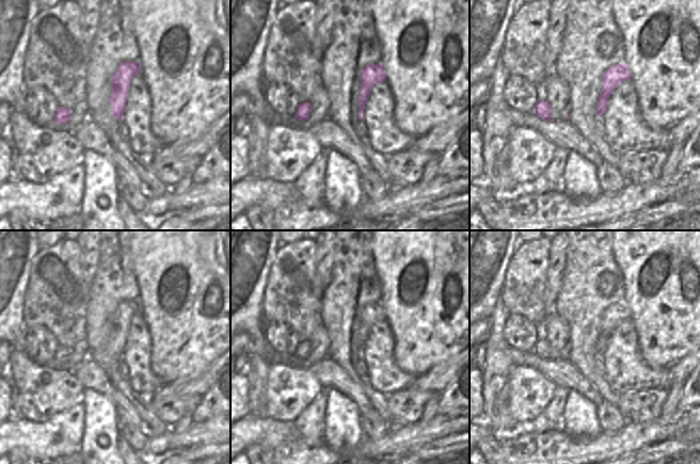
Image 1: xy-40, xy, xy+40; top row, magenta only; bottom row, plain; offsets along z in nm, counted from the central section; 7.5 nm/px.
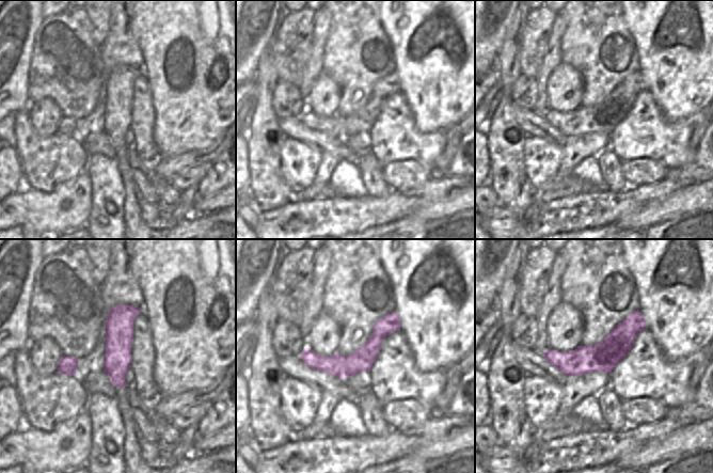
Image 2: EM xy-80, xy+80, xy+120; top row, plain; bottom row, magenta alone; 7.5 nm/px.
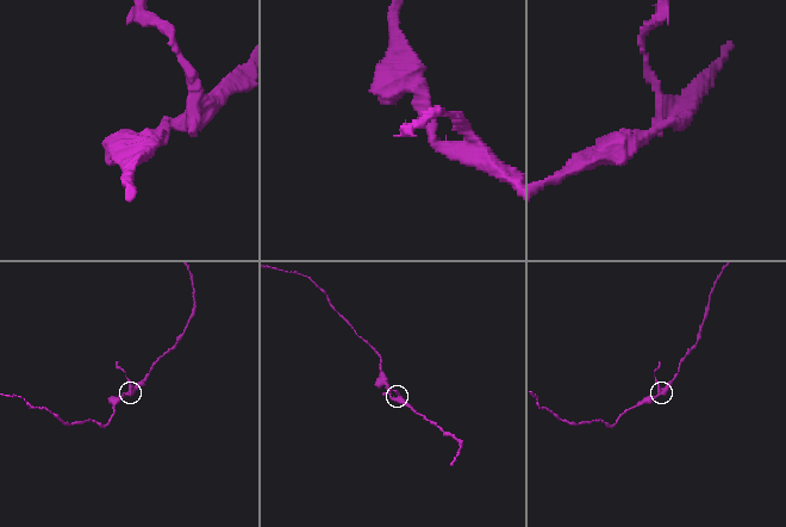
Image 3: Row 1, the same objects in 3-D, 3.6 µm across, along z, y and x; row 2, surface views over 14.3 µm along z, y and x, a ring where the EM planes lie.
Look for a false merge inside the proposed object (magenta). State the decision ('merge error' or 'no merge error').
merge error

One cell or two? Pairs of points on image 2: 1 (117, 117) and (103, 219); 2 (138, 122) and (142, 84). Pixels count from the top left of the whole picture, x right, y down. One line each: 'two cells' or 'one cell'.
1: two cells
2: one cell

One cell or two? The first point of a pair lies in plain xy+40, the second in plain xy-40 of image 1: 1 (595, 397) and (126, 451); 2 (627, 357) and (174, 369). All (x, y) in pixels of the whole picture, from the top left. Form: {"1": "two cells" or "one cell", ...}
{"1": "one cell", "2": "two cells"}

